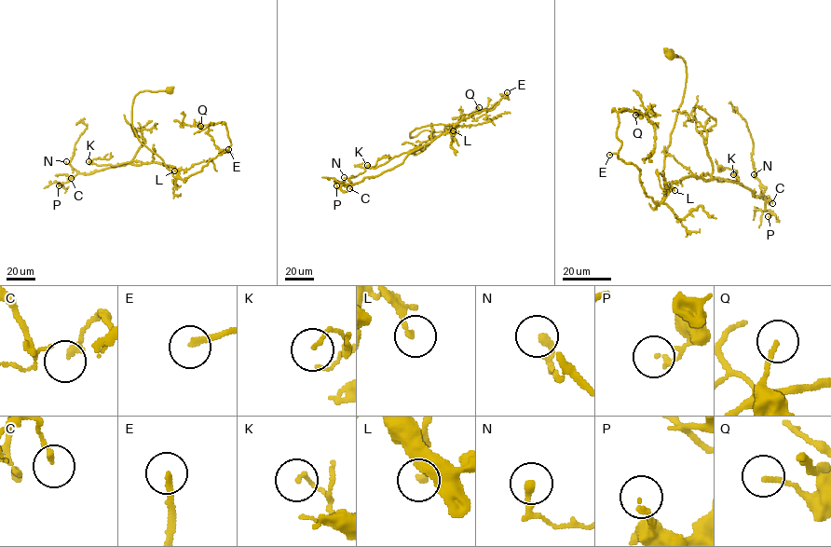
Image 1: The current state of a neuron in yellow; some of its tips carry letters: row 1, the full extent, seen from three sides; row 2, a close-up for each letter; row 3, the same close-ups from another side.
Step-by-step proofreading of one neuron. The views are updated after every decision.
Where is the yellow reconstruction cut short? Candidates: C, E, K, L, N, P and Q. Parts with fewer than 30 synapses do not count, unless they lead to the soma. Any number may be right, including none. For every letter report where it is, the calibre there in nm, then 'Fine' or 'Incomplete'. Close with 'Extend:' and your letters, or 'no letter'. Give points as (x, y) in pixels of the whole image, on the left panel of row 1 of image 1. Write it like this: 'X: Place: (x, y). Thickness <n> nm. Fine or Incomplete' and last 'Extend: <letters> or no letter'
C: Place: (71, 178). Thickness 190 nm. Fine
E: Place: (228, 149). Thickness 200 nm. Incomplete
K: Place: (88, 161). Thickness 110 nm. Fine
L: Place: (174, 170). Thickness 180 nm. Fine
N: Place: (66, 161). Thickness 260 nm. Fine
P: Place: (59, 185). Thickness 160 nm. Fine
Q: Place: (200, 126). Thickness 150 nm. Fine
Extend: E

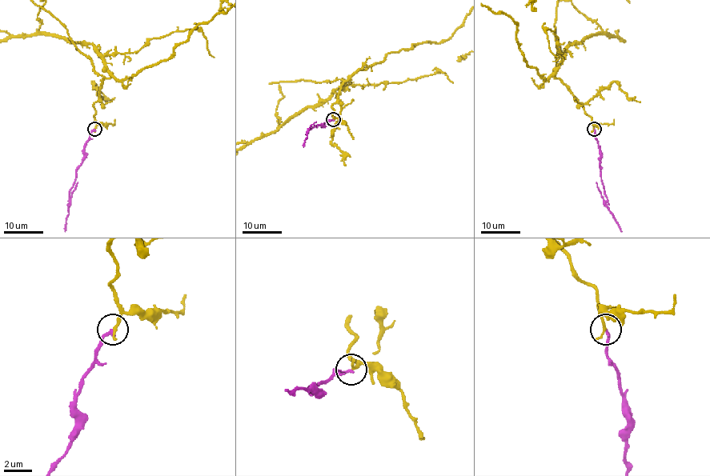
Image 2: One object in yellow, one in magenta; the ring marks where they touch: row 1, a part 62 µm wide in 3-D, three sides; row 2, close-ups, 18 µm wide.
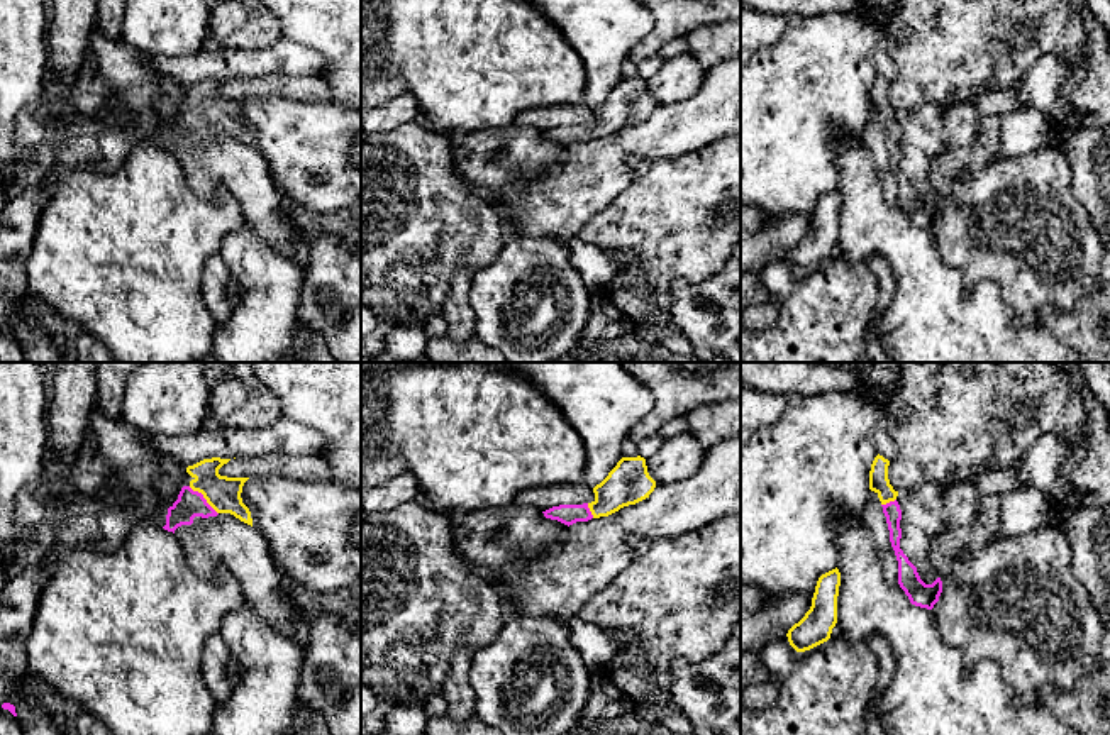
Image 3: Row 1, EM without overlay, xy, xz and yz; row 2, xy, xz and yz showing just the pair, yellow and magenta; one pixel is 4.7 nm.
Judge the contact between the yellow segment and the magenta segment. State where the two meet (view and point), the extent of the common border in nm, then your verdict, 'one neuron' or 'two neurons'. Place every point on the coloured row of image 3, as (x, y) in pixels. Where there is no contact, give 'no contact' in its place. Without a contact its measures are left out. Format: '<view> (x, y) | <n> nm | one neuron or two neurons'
xy (204, 497) | 190 nm | one neuron

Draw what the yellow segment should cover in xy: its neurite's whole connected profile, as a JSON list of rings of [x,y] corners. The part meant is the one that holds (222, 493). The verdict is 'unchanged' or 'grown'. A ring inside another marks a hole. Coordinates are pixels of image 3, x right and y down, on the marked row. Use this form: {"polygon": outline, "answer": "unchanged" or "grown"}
{"polygon": [[[212,457],[186,467],[193,479],[181,488],[178,500],[168,508],[164,530],[175,533],[178,527],[191,525],[195,517],[208,518],[219,513],[230,513],[253,527],[251,511],[241,498],[249,478],[219,474],[219,469],[229,461]]], "answer": "grown"}

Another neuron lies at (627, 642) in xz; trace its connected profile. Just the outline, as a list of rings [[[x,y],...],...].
[[[603,628],[603,632],[613,640],[617,649],[630,657],[634,657],[644,672],[649,672],[647,662],[644,660],[644,649],[634,632],[615,632]]]

